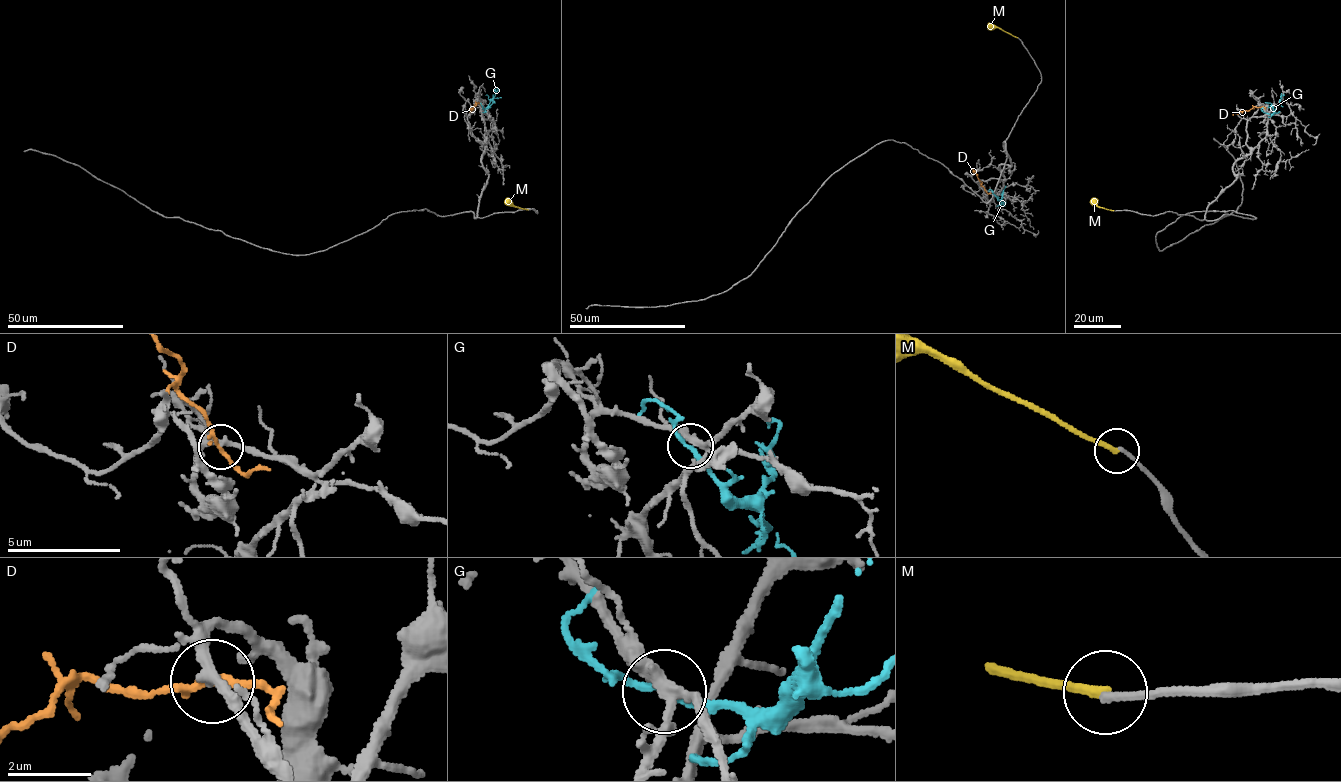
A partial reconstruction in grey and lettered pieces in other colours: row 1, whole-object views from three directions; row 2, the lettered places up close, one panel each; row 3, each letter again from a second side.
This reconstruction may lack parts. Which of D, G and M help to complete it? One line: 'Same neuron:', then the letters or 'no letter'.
Same neuron: no letter

